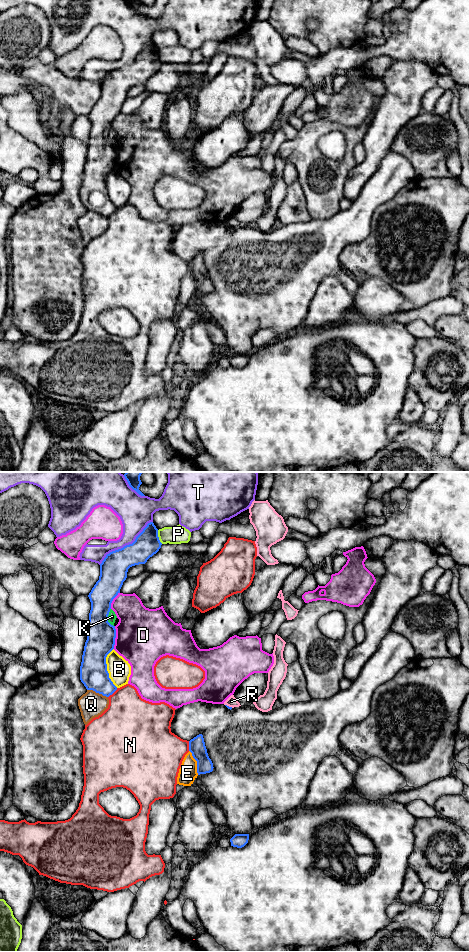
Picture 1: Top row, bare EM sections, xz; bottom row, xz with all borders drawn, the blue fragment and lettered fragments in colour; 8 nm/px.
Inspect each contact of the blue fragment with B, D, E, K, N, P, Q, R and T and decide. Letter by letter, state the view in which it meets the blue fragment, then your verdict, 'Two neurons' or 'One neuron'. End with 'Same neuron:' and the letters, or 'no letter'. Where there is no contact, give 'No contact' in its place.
B: Touches blue in xz. Two neurons
D: Touches blue in xz. Two neurons
E: Touches blue in xz. Two neurons
K: Touches blue in xz. Two neurons
N: Touches blue in xz. Two neurons
P: Touches blue in xz. Two neurons
Q: Touches blue in xz. Two neurons
R: Touches blue in xz. Two neurons
T: Touches blue in xz. Two neurons
Same neuron: no letter

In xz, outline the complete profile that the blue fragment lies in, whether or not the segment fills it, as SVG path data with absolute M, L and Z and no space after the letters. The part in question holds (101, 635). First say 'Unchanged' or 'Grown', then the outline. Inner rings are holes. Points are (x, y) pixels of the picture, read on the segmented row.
Unchanged. M153 522L147 524L132 544L110 552L100 564L100 576L88 597L91 602L80 666L80 680L87 690L109 697L117 687L109 678L106 657L114 649L116 629L108 622L113 599L120 593L128 569L145 564L162 543Z

